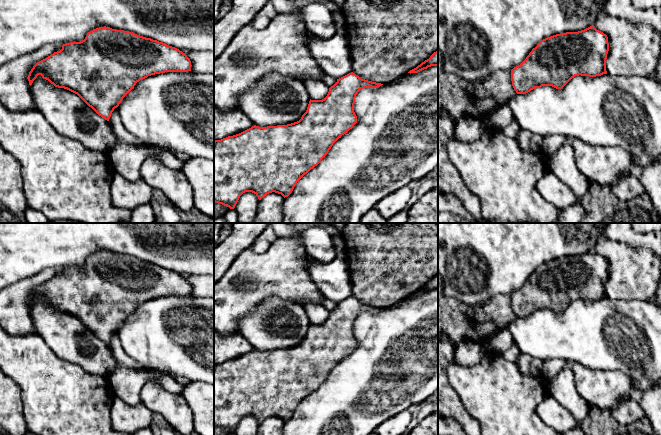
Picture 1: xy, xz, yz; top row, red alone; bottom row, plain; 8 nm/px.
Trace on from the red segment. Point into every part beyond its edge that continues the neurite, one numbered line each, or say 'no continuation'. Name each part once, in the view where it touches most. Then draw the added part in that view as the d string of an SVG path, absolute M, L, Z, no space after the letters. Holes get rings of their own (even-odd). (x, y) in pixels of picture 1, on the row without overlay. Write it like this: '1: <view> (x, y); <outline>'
no continuation

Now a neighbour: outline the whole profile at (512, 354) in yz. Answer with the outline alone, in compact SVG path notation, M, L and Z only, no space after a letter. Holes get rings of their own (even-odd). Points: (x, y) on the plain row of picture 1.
M513 341L512 346L508 350L502 353L503 357L511 362L515 362L521 354L522 353L515 341Z

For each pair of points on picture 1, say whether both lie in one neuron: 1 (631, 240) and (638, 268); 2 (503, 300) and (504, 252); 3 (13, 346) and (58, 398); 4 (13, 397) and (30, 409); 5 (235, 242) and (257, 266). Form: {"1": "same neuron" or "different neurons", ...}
{"1": "different neurons", "2": "different neurons", "3": "same neuron", "4": "different neurons", "5": "different neurons"}

